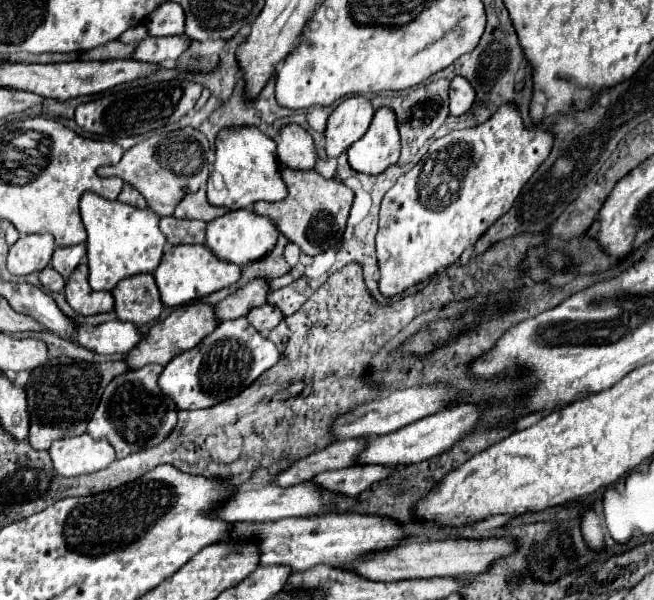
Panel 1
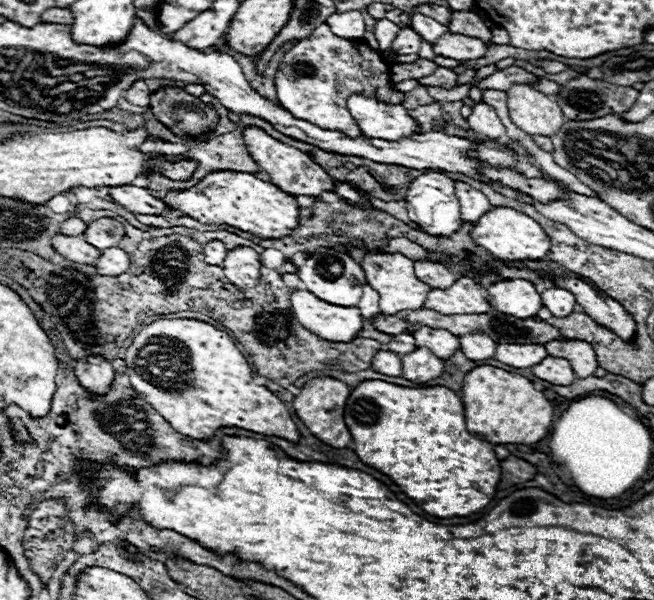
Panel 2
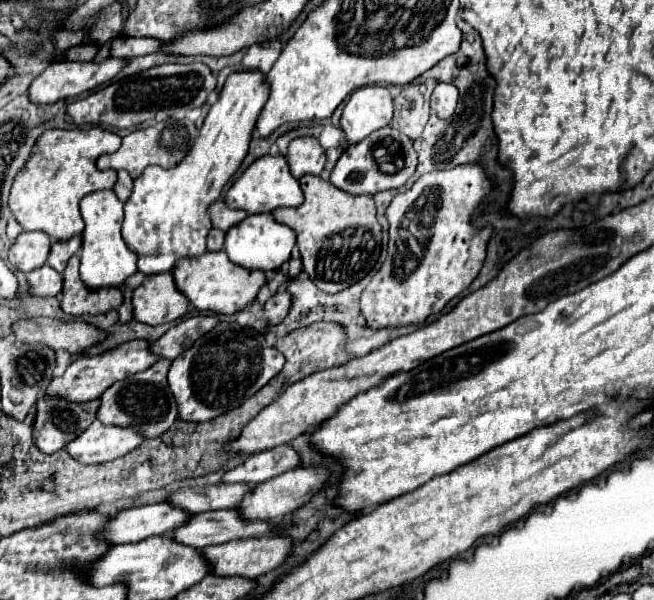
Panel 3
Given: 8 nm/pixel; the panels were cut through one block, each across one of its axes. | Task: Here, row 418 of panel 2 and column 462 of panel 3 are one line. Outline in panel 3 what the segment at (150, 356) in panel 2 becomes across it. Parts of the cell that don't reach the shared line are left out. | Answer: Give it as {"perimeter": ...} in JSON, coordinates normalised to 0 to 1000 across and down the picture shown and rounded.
{"perimeter":[[[722,273],[648,290],[624,320],[602,327],[599,340],[590,350],[590,363],[596,370],[593,427],[550,497],[550,520],[563,547],[584,550],[642,543],[654,527],[670,523],[691,497],[706,490],[722,473],[740,440],[743,407],[752,383],[725,383],[725,377],[719,373],[719,357],[734,343],[749,317],[752,303],[740,290],[737,277]]]}

